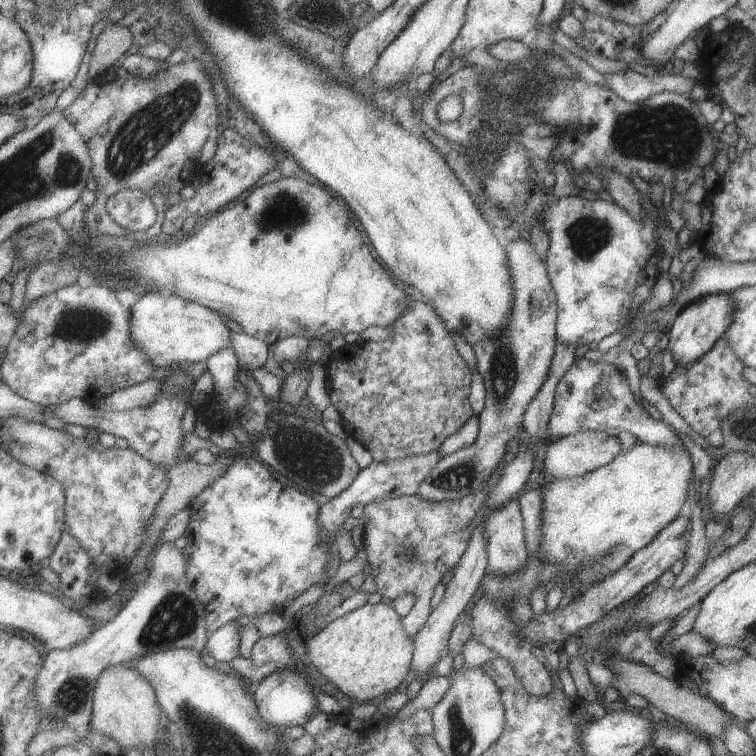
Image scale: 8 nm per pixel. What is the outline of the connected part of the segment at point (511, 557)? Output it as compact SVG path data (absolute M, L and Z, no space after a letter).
M516 499L502 504L484 522L488 568L486 576L508 576L528 564L524 524Z

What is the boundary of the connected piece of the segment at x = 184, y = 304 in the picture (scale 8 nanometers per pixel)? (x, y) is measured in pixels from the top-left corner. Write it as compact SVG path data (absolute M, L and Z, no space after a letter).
M161 292L146 293L132 307L134 312L134 340L146 348L152 360L158 367L173 367L180 364L192 364L209 360L224 348L234 346L234 331L228 326L228 320L217 311L211 310L198 302L190 302L182 296L170 296Z

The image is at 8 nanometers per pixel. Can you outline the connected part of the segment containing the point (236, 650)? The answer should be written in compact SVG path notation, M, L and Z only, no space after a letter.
M237 621L226 624L210 636L208 650L218 662L230 662L236 657L242 656L242 628Z

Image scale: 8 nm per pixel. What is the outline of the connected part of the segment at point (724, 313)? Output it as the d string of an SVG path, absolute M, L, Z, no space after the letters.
M728 293L708 294L684 307L674 320L670 330L668 349L674 362L682 364L682 366L690 366L698 358L702 358L706 352L709 352L733 323L734 309L733 300Z

